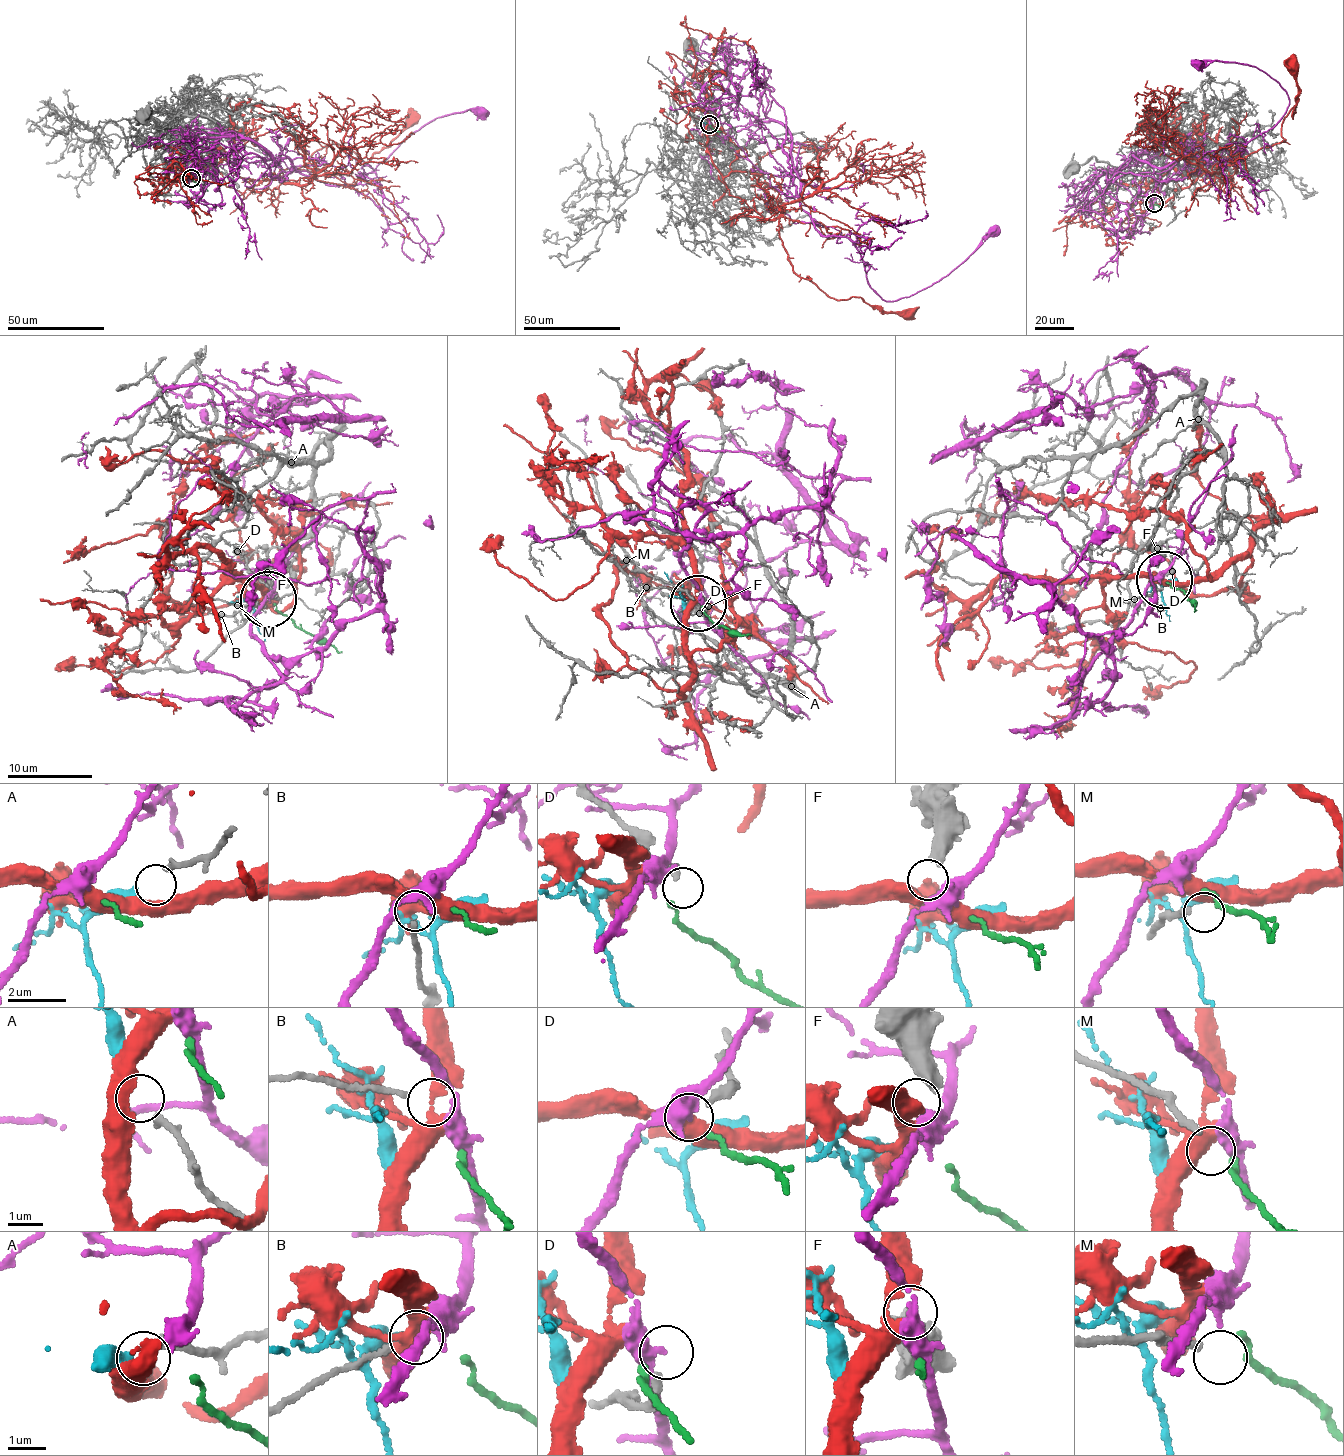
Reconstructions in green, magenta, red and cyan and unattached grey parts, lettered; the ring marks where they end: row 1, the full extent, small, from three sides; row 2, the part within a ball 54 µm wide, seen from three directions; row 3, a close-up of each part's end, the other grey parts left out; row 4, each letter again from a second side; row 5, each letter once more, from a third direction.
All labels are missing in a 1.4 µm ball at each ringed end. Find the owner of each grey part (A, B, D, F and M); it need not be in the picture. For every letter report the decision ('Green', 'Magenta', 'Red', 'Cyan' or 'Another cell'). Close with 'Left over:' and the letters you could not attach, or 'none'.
A: Cyan
B: Magenta
D: Another cell
F: Red
M: Green
Left over: D

